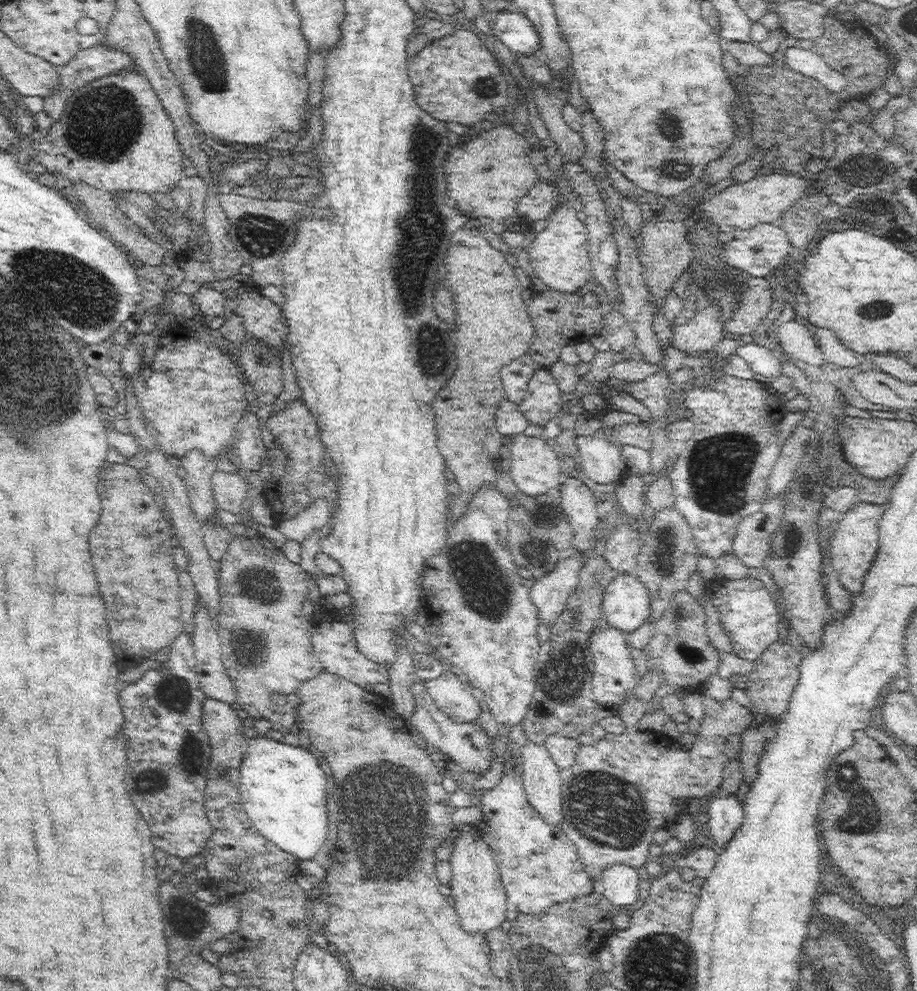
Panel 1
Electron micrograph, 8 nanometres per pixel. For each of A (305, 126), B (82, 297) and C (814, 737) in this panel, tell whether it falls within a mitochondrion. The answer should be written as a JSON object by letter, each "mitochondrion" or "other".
{"A":"other","B":"mitochondrion","C":"other"}

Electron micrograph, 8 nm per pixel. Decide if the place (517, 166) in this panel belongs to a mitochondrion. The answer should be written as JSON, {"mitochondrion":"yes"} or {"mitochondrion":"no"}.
{"mitochondrion":"no"}

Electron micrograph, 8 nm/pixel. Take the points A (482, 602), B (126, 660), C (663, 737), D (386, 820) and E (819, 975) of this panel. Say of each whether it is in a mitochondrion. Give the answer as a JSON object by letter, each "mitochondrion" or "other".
{"A":"mitochondrion","B":"other","C":"other","D":"mitochondrion","E":"other"}

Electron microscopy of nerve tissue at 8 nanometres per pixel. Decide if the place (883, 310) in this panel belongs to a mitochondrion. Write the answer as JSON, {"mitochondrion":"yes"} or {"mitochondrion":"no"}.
{"mitochondrion":"yes"}

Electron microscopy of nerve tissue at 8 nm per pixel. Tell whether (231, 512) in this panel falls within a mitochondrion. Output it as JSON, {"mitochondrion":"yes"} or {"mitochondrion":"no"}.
{"mitochondrion":"no"}

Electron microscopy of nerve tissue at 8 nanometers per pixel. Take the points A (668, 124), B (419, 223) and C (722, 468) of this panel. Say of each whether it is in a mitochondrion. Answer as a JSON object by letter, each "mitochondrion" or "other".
{"A":"mitochondrion","B":"mitochondrion","C":"mitochondrion"}

